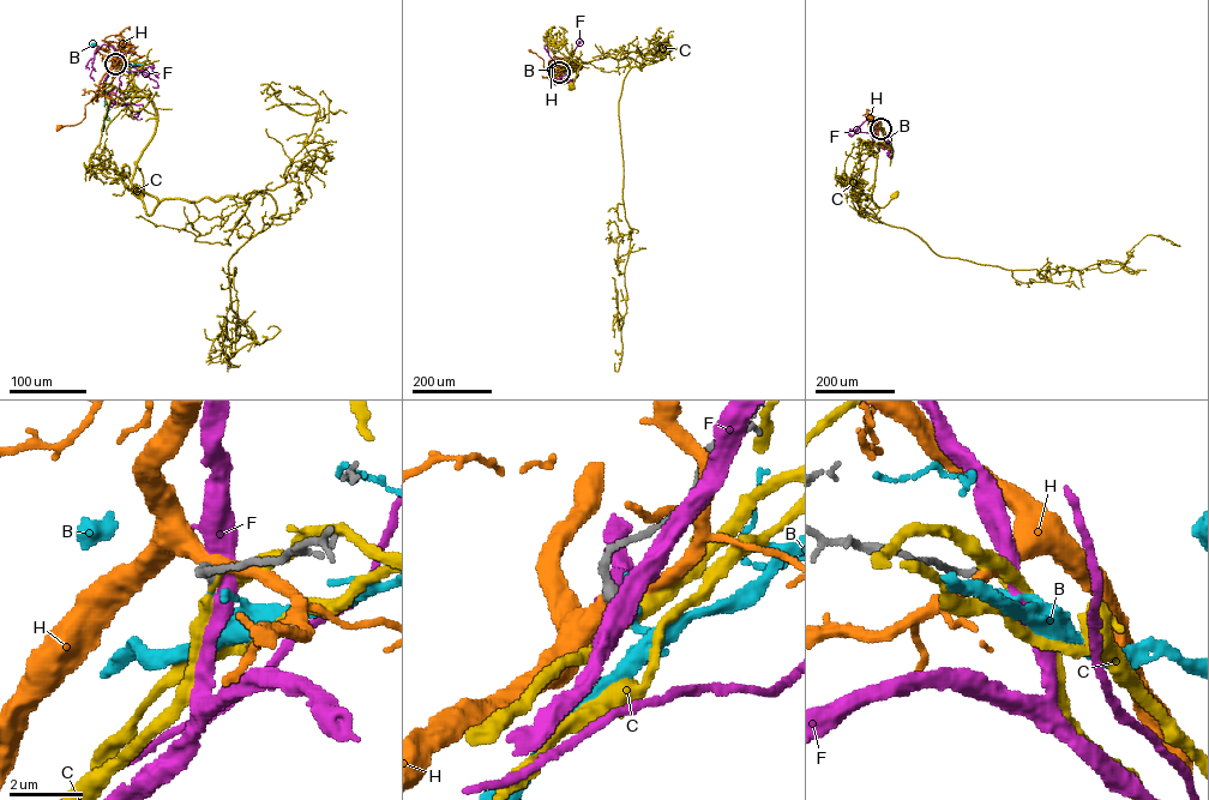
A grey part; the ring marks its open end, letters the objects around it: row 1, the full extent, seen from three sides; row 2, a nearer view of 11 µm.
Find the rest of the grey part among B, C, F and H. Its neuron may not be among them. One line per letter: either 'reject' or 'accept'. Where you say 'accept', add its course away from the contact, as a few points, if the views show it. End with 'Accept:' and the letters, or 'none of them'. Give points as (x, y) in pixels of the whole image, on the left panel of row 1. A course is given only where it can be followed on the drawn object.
B: accept; it runs (115, 64), (120, 60), (94, 44)
C: reject
F: reject
H: reject
Accept: B

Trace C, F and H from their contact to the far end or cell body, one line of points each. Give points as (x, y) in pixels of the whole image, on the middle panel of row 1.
C: (559, 72), (578, 62), (581, 68), (569, 65), (571, 59), (582, 62), (571, 84)
F: (559, 72), (553, 78), (557, 82), (572, 80)
H: (559, 72), (551, 77), (543, 71), (543, 60), (530, 50)

